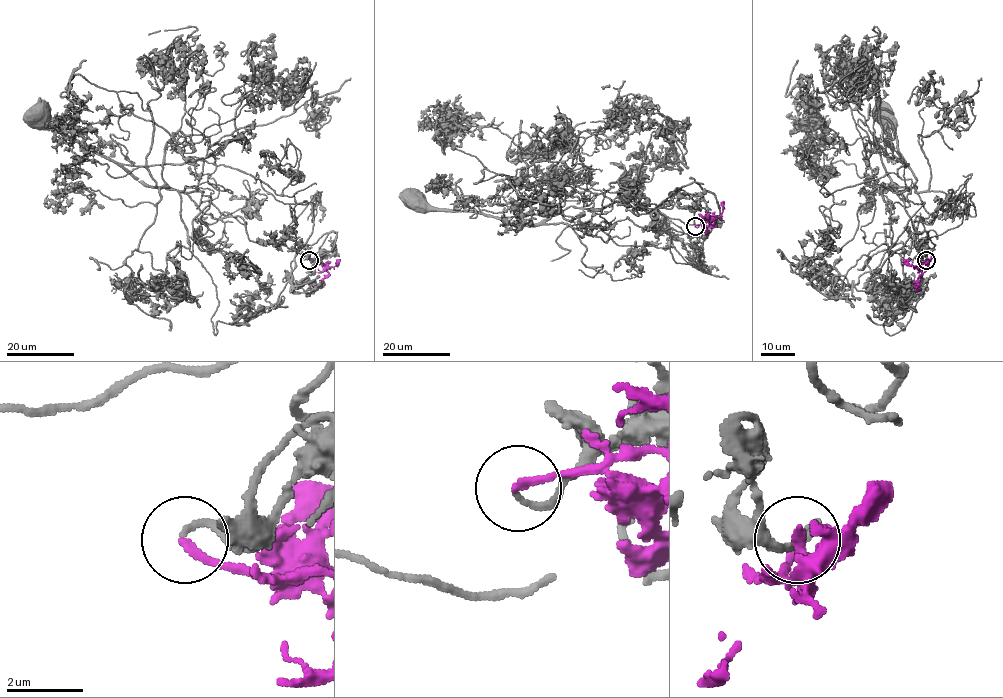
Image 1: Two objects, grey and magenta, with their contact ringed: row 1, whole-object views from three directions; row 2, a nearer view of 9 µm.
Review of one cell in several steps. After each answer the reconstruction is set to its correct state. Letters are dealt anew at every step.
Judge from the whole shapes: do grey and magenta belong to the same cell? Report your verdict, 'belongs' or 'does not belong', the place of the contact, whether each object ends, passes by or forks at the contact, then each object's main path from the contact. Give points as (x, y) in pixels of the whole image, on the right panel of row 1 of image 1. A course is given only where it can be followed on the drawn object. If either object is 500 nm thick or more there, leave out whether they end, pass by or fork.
belongs; at (926, 260); grey ends there; magenta ends there; grey runs (926, 259), (915, 188), (880, 185), (908, 191), (879, 114); magenta runs (925, 260), (919, 267), (925, 271), (918, 278), (920, 290)

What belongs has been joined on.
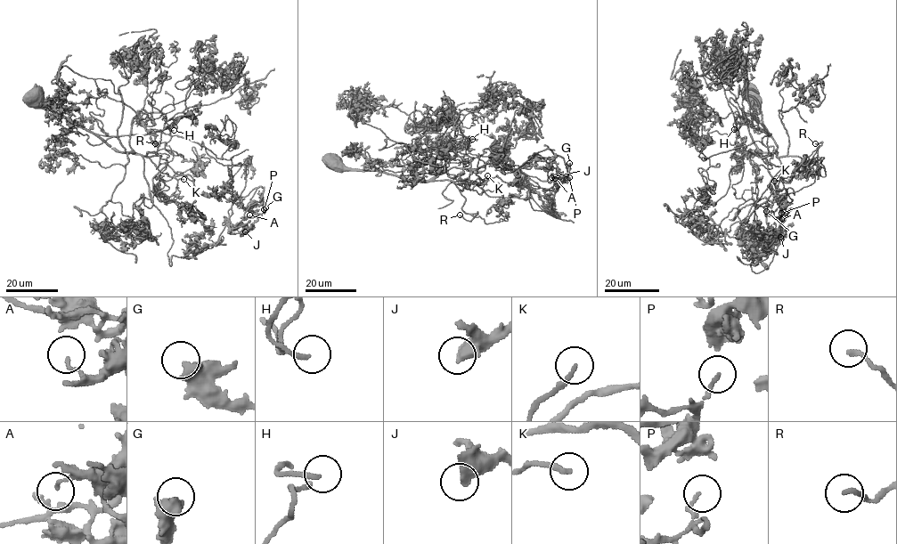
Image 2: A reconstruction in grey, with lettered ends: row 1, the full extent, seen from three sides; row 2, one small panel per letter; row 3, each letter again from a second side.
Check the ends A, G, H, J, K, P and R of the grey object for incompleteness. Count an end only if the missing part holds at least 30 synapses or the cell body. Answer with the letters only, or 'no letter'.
H, K, R

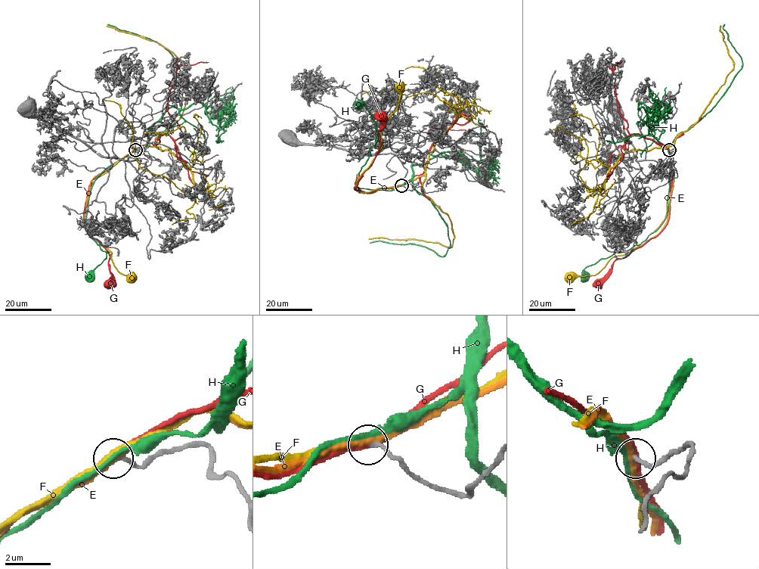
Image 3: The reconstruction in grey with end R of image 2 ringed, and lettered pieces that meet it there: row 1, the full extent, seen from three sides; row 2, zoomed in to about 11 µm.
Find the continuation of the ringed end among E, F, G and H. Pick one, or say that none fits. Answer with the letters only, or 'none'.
none

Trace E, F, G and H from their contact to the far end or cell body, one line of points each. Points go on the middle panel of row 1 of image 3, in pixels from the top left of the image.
E: (402, 185), (364, 192), (355, 185), (357, 173)
F: (402, 185), (360, 192), (354, 188), (357, 180), (382, 147), (381, 129), (398, 103), (401, 88)
G: (402, 185), (377, 188), (370, 192), (355, 190), (380, 146), (378, 132), (380, 116)
H: (402, 185), (391, 190), (357, 185), (358, 173), (377, 136), (374, 119), (366, 106), (360, 104)

